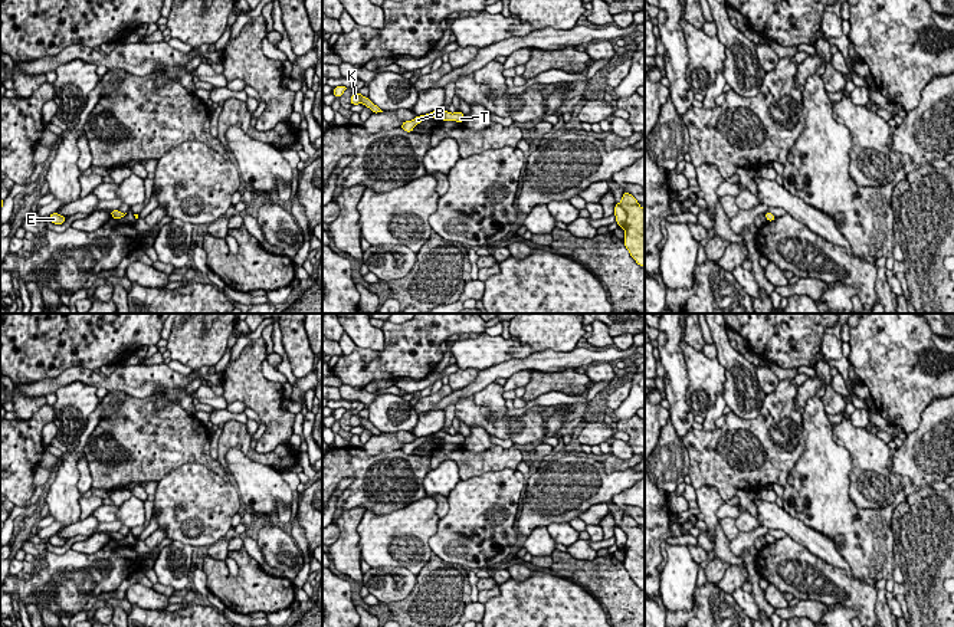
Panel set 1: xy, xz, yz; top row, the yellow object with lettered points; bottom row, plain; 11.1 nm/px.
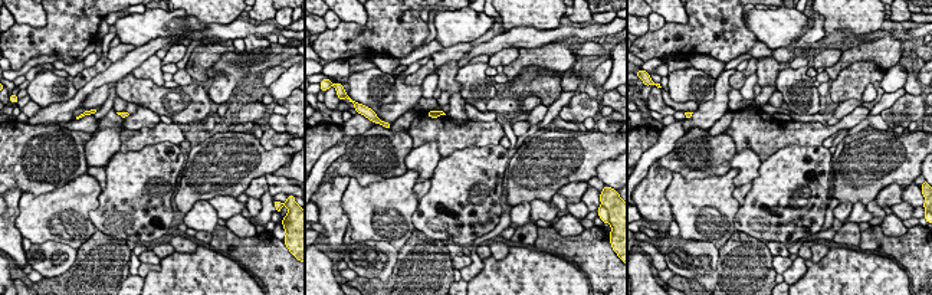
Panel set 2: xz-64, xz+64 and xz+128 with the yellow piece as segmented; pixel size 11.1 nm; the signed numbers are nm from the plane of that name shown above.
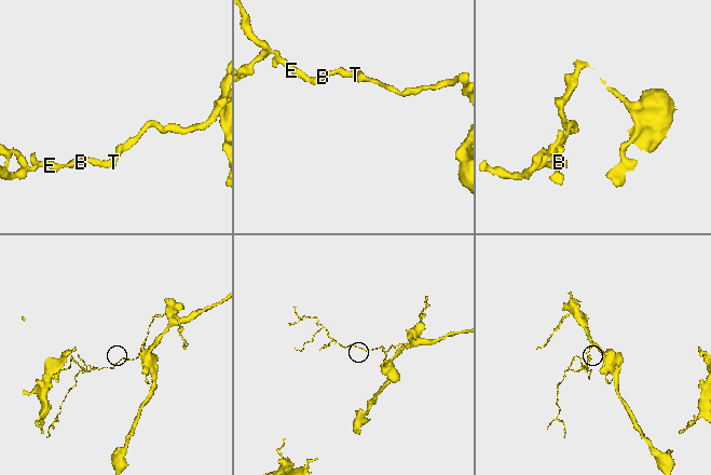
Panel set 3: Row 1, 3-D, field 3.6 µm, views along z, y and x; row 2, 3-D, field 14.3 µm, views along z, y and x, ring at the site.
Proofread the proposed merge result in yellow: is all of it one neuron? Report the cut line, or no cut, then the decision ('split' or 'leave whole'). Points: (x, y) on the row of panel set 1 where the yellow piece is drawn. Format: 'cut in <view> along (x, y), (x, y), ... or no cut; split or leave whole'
no cut; leave whole

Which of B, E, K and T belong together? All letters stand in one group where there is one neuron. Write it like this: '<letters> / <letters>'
B E K T

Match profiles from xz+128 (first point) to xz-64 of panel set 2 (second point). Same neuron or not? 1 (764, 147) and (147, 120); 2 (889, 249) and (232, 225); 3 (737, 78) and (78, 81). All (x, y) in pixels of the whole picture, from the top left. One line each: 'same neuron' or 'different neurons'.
1: different neurons
2: different neurons
3: same neuron

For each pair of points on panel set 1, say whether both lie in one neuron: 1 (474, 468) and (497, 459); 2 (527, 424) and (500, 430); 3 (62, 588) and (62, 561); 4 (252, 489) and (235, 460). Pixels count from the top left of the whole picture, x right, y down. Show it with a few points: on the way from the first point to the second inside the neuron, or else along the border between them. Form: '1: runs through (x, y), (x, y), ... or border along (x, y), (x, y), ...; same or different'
1: runs through (479, 463), (491, 459); same
2: runs through (520, 427), (507, 427); same
3: runs through (61, 581), (61, 568); same
4: runs through (252, 482), (242, 468); same

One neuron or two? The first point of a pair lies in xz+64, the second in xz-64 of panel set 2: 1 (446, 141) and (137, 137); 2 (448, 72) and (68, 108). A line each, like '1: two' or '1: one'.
1: one
2: two

